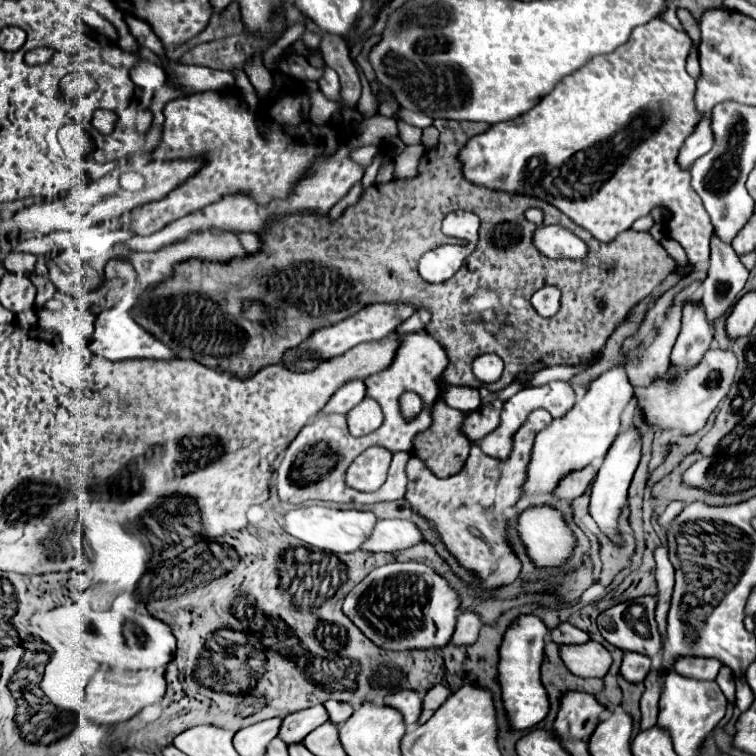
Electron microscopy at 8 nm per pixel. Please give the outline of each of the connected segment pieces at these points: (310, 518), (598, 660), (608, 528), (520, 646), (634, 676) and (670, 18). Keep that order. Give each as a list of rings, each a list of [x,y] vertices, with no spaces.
[[[303,506],[303,508],[291,510],[283,516],[281,528],[287,534],[303,540],[309,546],[341,554],[341,552],[359,550],[361,544],[371,536],[375,522],[377,522],[377,518],[373,512],[361,512],[361,510],[353,510],[353,508],[351,510],[335,510],[335,508],[325,508],[325,506]]]
[[[595,640],[577,646],[561,646],[561,658],[571,674],[583,678],[603,678],[611,666],[611,654]]]
[[[627,430],[627,432],[621,432],[617,436],[617,440],[613,442],[613,446],[609,448],[607,456],[605,456],[605,462],[593,482],[593,488],[591,488],[591,502],[589,502],[589,514],[591,518],[595,520],[595,524],[599,526],[599,530],[603,534],[607,534],[617,546],[623,546],[623,536],[619,532],[619,514],[621,514],[621,508],[625,506],[627,502],[627,488],[631,484],[631,478],[633,478],[633,472],[639,464],[639,456],[641,456],[641,438],[639,438],[639,432],[637,430]]]
[[[521,616],[505,634],[503,644],[499,648],[499,664],[497,664],[497,682],[501,686],[503,710],[509,720],[511,730],[523,732],[537,726],[549,712],[547,692],[539,680],[539,666],[543,660],[543,636],[547,628],[535,616]]]
[[[625,652],[623,664],[621,664],[621,676],[627,682],[643,682],[647,672],[651,670],[651,660],[643,654],[635,654],[635,652]]]
[[[667,2],[667,10],[660,17],[670,25],[672,25],[675,29],[685,31],[683,25],[676,15],[676,8],[674,8],[670,2]]]

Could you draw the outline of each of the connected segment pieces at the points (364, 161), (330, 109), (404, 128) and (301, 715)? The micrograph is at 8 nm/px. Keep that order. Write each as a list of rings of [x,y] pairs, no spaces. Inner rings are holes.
[[[363,146],[363,148],[353,150],[351,158],[353,158],[355,162],[359,162],[363,168],[367,168],[367,166],[371,164],[371,160],[373,160],[373,154],[375,154],[375,152],[379,152],[379,148],[377,148],[377,146]]]
[[[319,90],[309,94],[311,98],[311,120],[315,120],[315,124],[329,124],[333,120],[333,114],[341,112],[341,106],[327,100]]]
[[[397,122],[399,124],[399,136],[403,138],[405,144],[421,144],[421,134],[423,130],[413,126],[413,124],[407,124],[407,122]]]
[[[311,706],[307,710],[299,710],[295,714],[289,714],[283,720],[277,738],[281,738],[287,746],[299,744],[309,732],[313,732],[315,728],[319,728],[327,720],[329,718],[327,718],[327,712],[323,706]]]

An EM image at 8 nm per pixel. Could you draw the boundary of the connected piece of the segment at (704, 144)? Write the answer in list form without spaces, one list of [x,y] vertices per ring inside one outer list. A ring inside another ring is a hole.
[[[705,118],[703,122],[699,122],[699,126],[695,128],[695,132],[685,140],[681,152],[679,152],[679,164],[683,168],[689,168],[699,156],[707,154],[713,148],[713,136],[711,136],[711,120]]]

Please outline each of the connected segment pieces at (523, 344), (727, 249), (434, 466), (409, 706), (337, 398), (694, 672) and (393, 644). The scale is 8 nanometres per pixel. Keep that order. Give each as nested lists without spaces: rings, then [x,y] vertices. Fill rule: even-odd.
[[[441,120],[441,138],[439,138],[439,144],[437,144],[435,148],[429,148],[429,150],[421,156],[419,176],[415,176],[415,180],[391,180],[391,182],[387,182],[387,184],[379,184],[379,188],[377,188],[377,184],[365,188],[363,194],[361,194],[361,198],[359,198],[353,206],[347,206],[345,212],[343,212],[337,220],[331,220],[329,216],[311,214],[311,212],[301,212],[301,214],[295,214],[295,216],[283,216],[283,220],[275,220],[275,224],[271,224],[271,232],[267,232],[267,236],[259,236],[259,242],[261,242],[263,248],[261,248],[257,254],[243,256],[243,260],[229,260],[227,264],[205,262],[205,270],[203,270],[203,260],[185,260],[185,262],[181,262],[181,264],[177,264],[177,266],[173,268],[173,276],[171,276],[171,278],[163,280],[163,284],[149,286],[149,288],[141,294],[137,306],[131,310],[131,316],[133,316],[143,328],[147,328],[147,332],[151,332],[157,340],[163,340],[163,344],[167,344],[167,346],[175,352],[175,358],[181,358],[181,360],[195,360],[195,362],[199,362],[199,364],[203,364],[203,366],[209,366],[209,368],[215,368],[215,370],[221,370],[221,372],[231,372],[231,374],[235,374],[235,376],[239,376],[239,378],[253,376],[255,372],[259,372],[259,370],[265,368],[265,366],[279,364],[283,352],[285,352],[287,348],[293,348],[293,346],[301,344],[311,332],[315,332],[315,330],[319,330],[319,328],[325,328],[325,326],[331,326],[331,324],[337,324],[337,322],[341,322],[341,320],[353,316],[355,312],[359,312],[361,308],[365,308],[365,306],[369,306],[369,304],[373,304],[373,302],[395,302],[395,300],[397,300],[397,302],[419,304],[421,308],[429,308],[429,310],[431,310],[433,318],[431,318],[431,322],[429,322],[429,326],[427,326],[425,330],[427,330],[427,334],[431,334],[431,336],[445,348],[445,352],[447,352],[447,356],[449,356],[449,366],[447,366],[447,370],[443,372],[443,378],[445,378],[445,382],[449,382],[449,384],[461,384],[461,386],[473,386],[473,388],[485,386],[485,388],[489,388],[489,390],[503,390],[507,384],[511,384],[511,380],[515,378],[517,372],[525,370],[525,368],[527,368],[529,364],[533,364],[533,362],[543,362],[543,364],[547,364],[547,366],[557,366],[557,364],[567,364],[567,366],[571,366],[571,364],[581,364],[581,362],[589,360],[595,352],[599,352],[599,350],[605,346],[607,338],[609,338],[609,336],[613,334],[613,330],[621,324],[621,320],[627,316],[627,312],[629,312],[637,302],[641,302],[643,298],[647,298],[647,296],[661,284],[661,280],[663,280],[667,274],[671,274],[671,272],[675,270],[675,260],[665,252],[665,248],[663,248],[659,242],[655,242],[655,240],[651,238],[649,232],[627,230],[627,232],[619,234],[613,242],[599,242],[599,240],[595,240],[585,228],[577,226],[577,224],[571,222],[567,216],[563,216],[563,212],[559,212],[557,208],[553,208],[551,204],[547,204],[547,202],[543,202],[543,200],[535,200],[535,198],[531,200],[531,196],[525,196],[525,194],[523,194],[523,196],[507,196],[507,192],[491,192],[489,188],[479,188],[477,184],[471,184],[471,182],[463,176],[463,170],[461,170],[461,164],[459,164],[459,152],[461,152],[461,148],[467,144],[469,138],[473,138],[473,136],[477,136],[477,134],[483,134],[489,126],[491,126],[491,124]],[[527,206],[539,206],[539,208],[545,212],[545,224],[563,224],[565,228],[571,228],[571,232],[575,232],[581,240],[587,240],[587,260],[549,260],[547,256],[543,256],[543,254],[535,248],[535,244],[533,244],[533,234],[535,234],[537,224],[527,222],[525,216],[523,216],[523,212],[527,210]],[[453,210],[467,210],[467,212],[475,212],[475,214],[479,216],[479,220],[481,220],[479,244],[477,244],[477,248],[467,256],[467,260],[463,260],[463,266],[461,266],[449,280],[445,280],[443,284],[429,284],[429,282],[425,282],[425,280],[419,276],[419,272],[417,272],[417,262],[419,262],[419,258],[421,258],[425,252],[429,252],[429,250],[433,250],[433,248],[437,248],[437,246],[443,246],[443,244],[461,244],[459,238],[451,238],[451,236],[445,236],[445,234],[441,232],[441,220],[443,220],[449,212],[453,212]],[[547,284],[557,286],[557,288],[561,290],[561,310],[555,314],[555,318],[543,318],[543,316],[539,316],[537,310],[535,310],[535,308],[531,306],[531,302],[529,302],[531,296],[533,296],[539,288],[543,288],[543,286],[547,286]],[[479,288],[493,290],[495,294],[503,294],[503,296],[505,296],[505,308],[509,308],[509,310],[505,310],[505,314],[507,314],[505,322],[497,320],[497,322],[489,324],[489,330],[487,330],[487,326],[479,328],[479,326],[471,324],[471,322],[467,320],[467,316],[463,314],[463,302],[465,302],[467,298],[471,298],[471,294],[475,294]],[[243,300],[263,300],[263,304],[271,304],[271,308],[275,308],[275,312],[279,312],[279,316],[283,316],[283,320],[275,320],[275,324],[271,324],[271,326],[255,324],[255,322],[251,322],[251,320],[243,320],[243,314],[241,314],[241,312],[243,312]],[[599,302],[605,302],[605,308],[603,308],[603,310],[599,310]],[[503,326],[509,326],[509,328],[513,330],[513,334],[505,334]],[[487,352],[497,354],[497,356],[505,362],[505,372],[503,372],[503,376],[501,376],[497,382],[493,382],[493,384],[485,384],[485,382],[477,380],[475,374],[471,372],[473,360],[475,360],[477,356],[481,356],[481,354],[487,354]]]
[[[711,240],[711,266],[701,290],[701,304],[711,326],[735,306],[747,276],[749,272],[739,262],[735,250],[721,240]]]
[[[439,398],[433,410],[433,426],[415,438],[415,448],[413,448],[415,456],[419,456],[425,462],[425,466],[439,478],[447,478],[459,472],[469,456],[469,442],[460,431],[464,418],[463,412],[447,406]]]
[[[401,690],[401,692],[395,692],[391,696],[385,696],[383,704],[395,708],[401,712],[405,724],[415,724],[419,714],[421,714],[421,694],[413,692],[413,690]]]
[[[349,380],[331,396],[331,400],[325,404],[323,412],[339,412],[347,414],[353,406],[357,406],[365,398],[365,382],[363,380]]]
[[[693,656],[679,658],[673,666],[673,670],[677,674],[687,676],[687,678],[695,678],[695,680],[715,680],[719,668],[721,668],[721,664],[717,660],[693,658]]]
[[[391,562],[391,564],[375,568],[345,596],[345,602],[343,602],[343,614],[347,614],[347,618],[369,640],[373,640],[375,646],[383,650],[391,650],[391,652],[443,648],[453,636],[457,610],[459,610],[457,592],[447,584],[445,578],[441,578],[433,568],[421,562]]]

